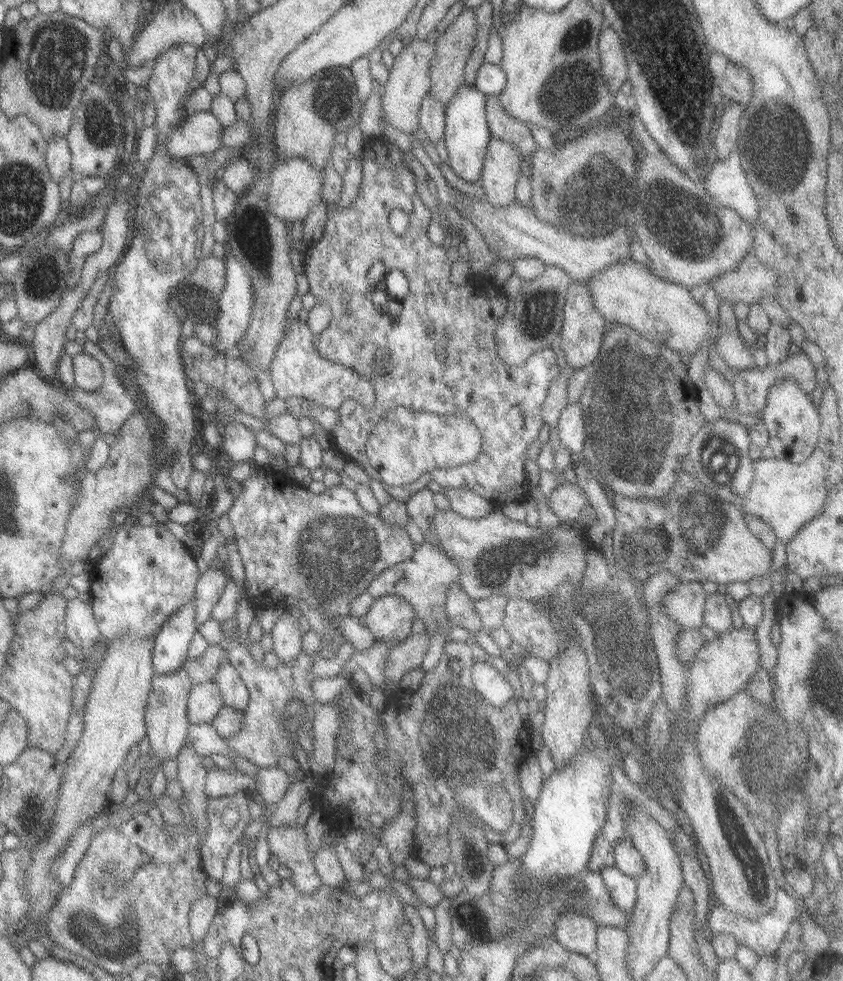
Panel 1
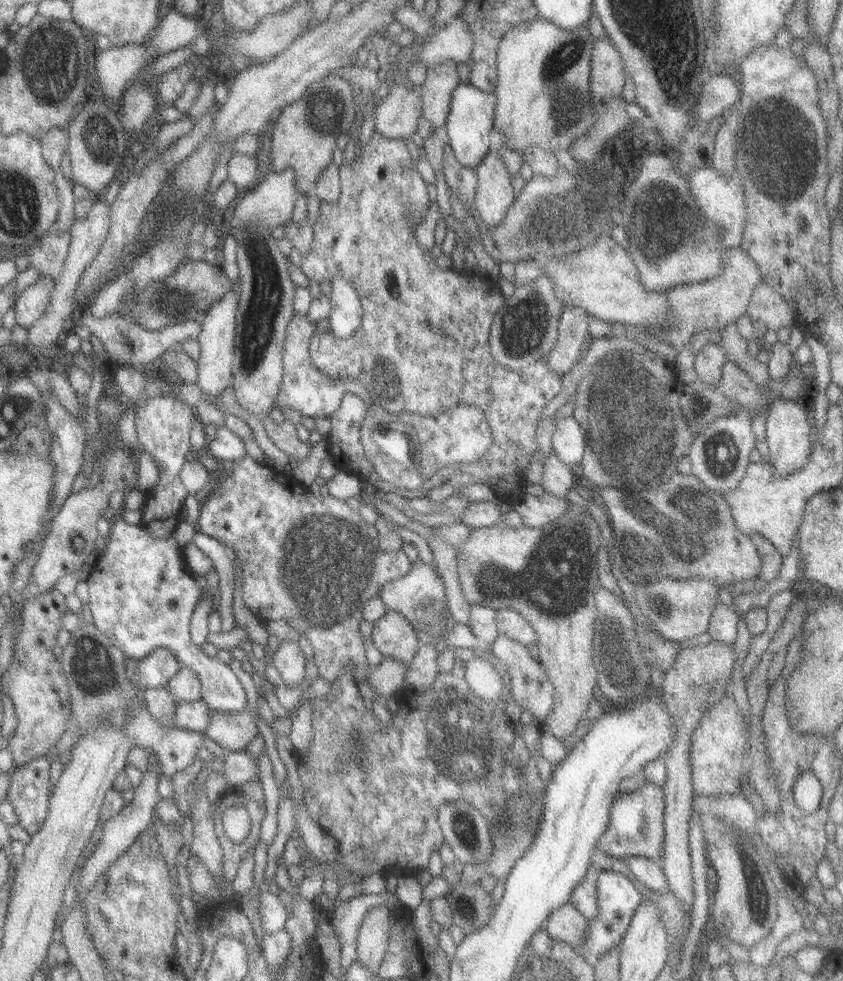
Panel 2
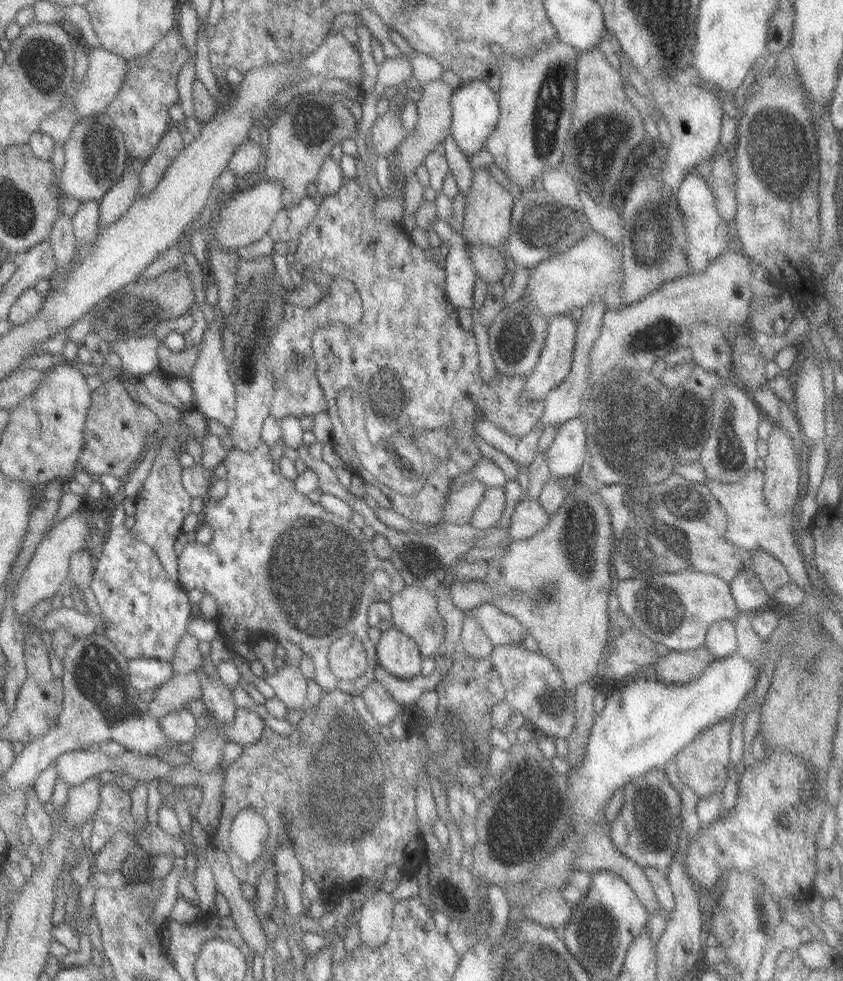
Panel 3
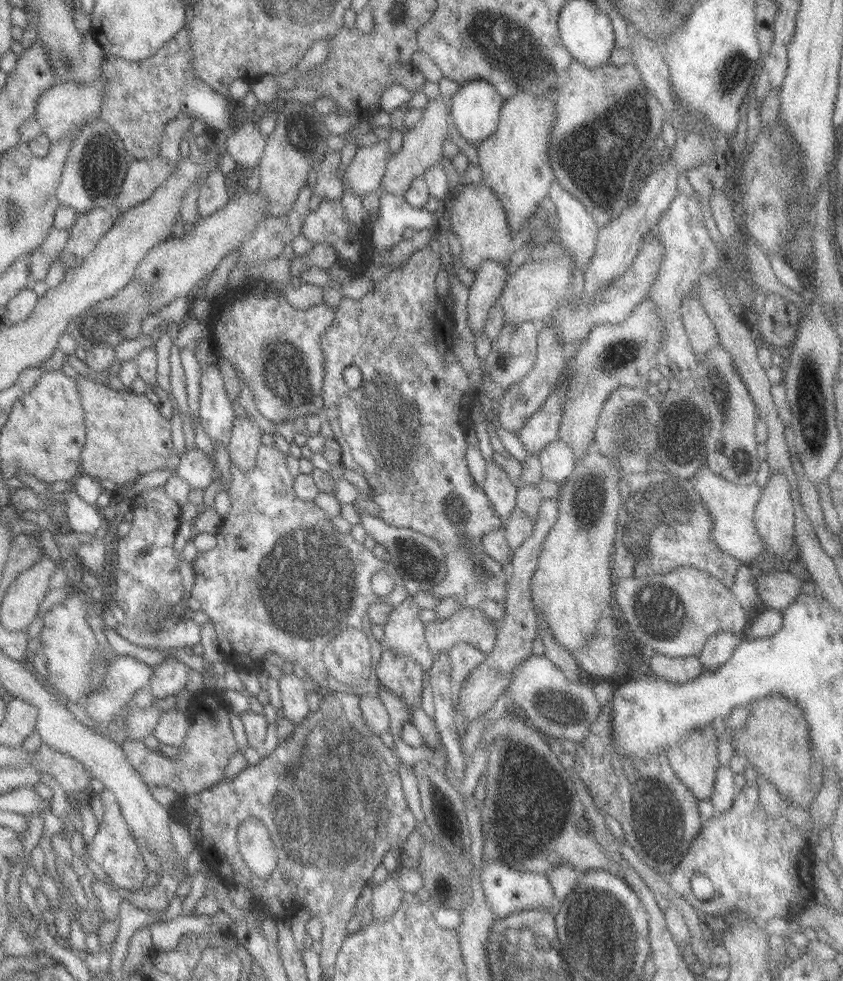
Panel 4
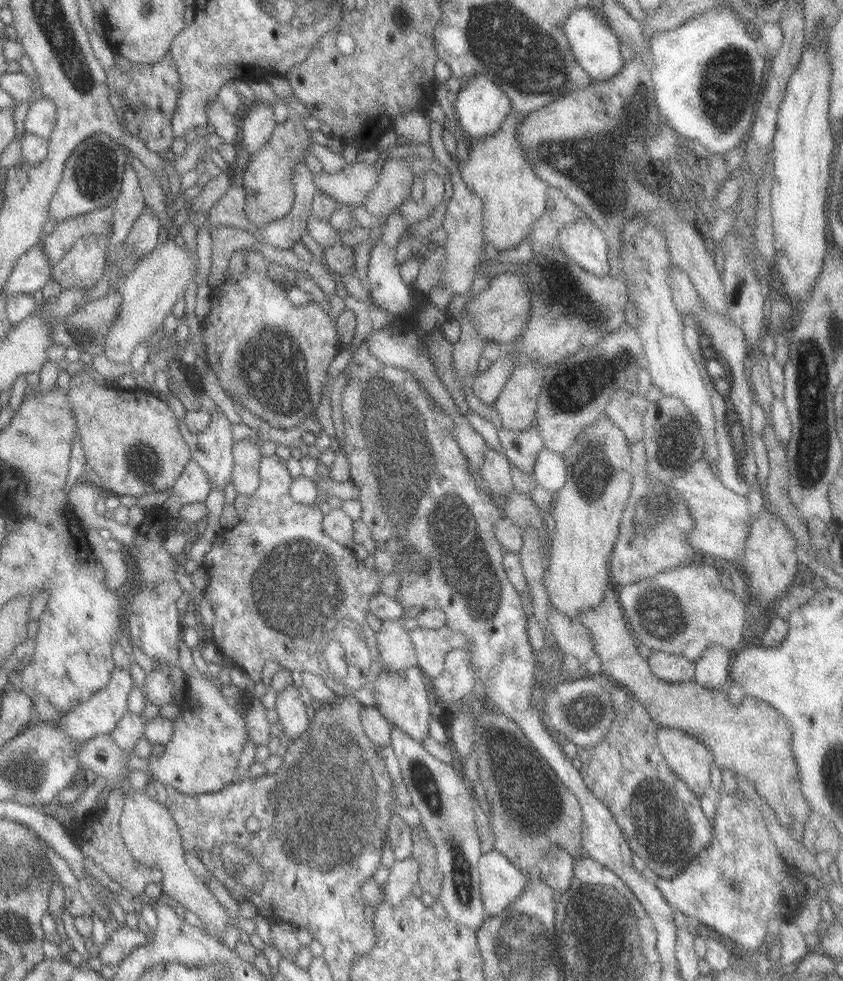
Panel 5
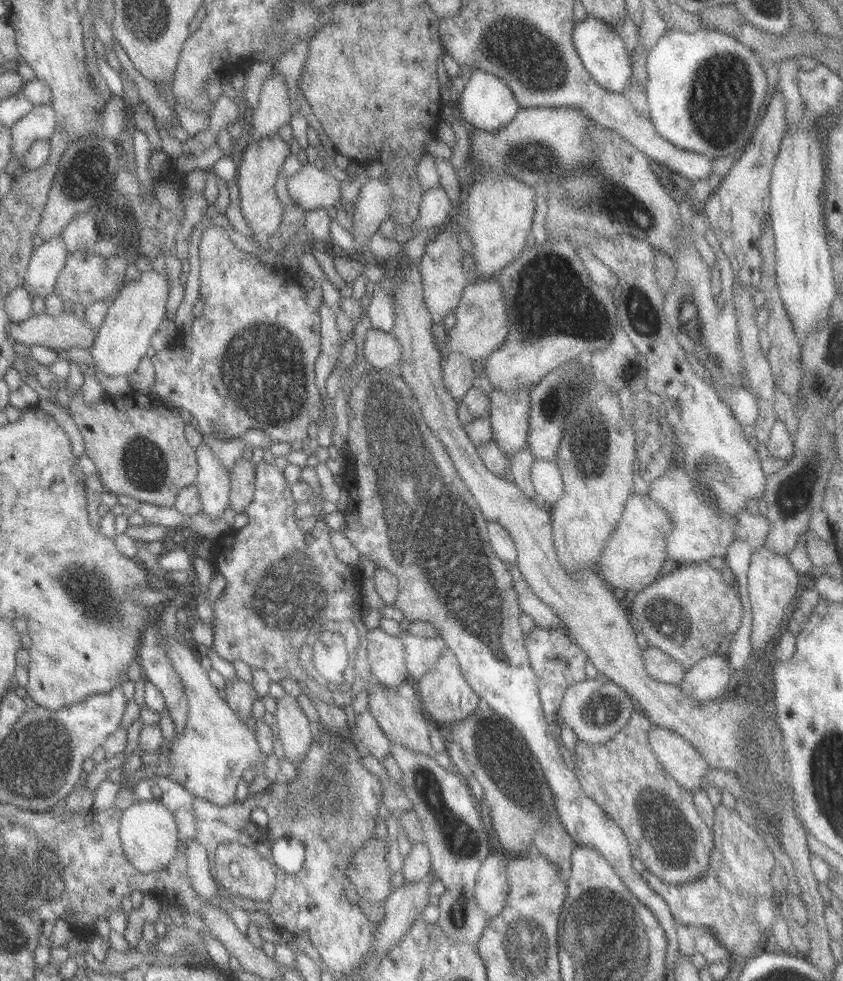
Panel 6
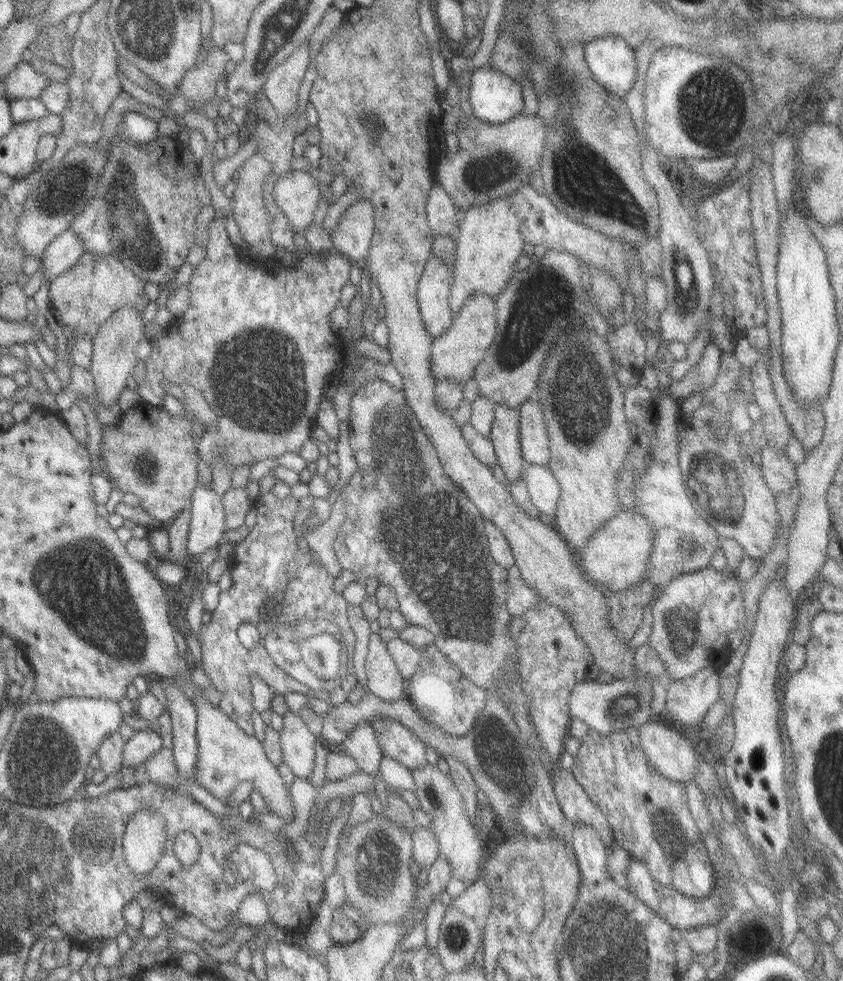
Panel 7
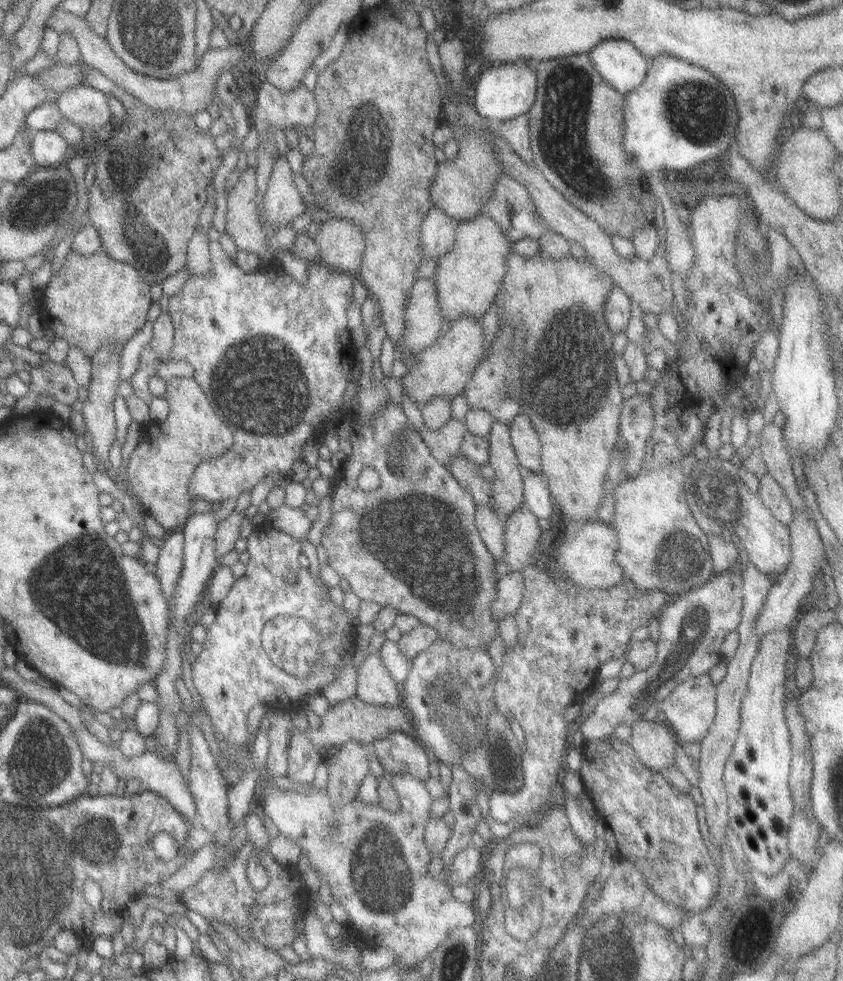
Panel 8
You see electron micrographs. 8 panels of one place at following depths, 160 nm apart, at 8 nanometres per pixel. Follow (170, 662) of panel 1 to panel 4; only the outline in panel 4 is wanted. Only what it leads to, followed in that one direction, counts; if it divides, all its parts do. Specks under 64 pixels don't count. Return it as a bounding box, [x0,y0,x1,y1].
[83,653,150,731]

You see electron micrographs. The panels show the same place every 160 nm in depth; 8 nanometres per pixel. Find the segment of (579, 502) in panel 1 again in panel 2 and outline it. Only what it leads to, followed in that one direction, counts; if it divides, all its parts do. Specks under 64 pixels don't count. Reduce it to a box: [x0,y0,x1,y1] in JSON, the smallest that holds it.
[511,493,569,528]

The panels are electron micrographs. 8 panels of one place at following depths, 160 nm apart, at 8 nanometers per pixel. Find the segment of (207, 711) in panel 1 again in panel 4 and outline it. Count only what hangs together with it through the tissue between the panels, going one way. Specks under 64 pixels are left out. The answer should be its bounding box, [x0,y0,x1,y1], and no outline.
[152,708,190,747]

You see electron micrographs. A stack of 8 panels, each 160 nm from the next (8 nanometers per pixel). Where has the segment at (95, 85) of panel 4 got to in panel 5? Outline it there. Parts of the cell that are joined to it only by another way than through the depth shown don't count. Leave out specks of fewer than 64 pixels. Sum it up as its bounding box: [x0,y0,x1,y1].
[23,98,56,139]

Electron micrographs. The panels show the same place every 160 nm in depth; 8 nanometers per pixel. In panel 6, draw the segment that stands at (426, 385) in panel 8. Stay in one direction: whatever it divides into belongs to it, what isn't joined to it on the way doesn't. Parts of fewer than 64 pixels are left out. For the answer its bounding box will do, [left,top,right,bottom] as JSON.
[440,278,505,361]

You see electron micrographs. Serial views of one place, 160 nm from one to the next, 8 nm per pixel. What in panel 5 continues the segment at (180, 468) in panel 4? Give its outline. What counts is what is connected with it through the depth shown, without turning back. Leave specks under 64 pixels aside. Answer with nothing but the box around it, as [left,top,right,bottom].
[160,460,210,520]

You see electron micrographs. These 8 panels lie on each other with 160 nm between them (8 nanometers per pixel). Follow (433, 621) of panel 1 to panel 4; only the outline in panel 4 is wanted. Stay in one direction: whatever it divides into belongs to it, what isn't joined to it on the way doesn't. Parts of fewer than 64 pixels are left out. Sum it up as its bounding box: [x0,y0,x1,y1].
[381,596,432,672]

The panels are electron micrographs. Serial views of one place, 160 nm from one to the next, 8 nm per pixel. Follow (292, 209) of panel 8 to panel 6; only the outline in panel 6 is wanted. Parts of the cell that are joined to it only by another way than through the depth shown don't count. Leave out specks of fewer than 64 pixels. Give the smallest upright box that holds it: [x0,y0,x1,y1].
[286,162,345,213]

